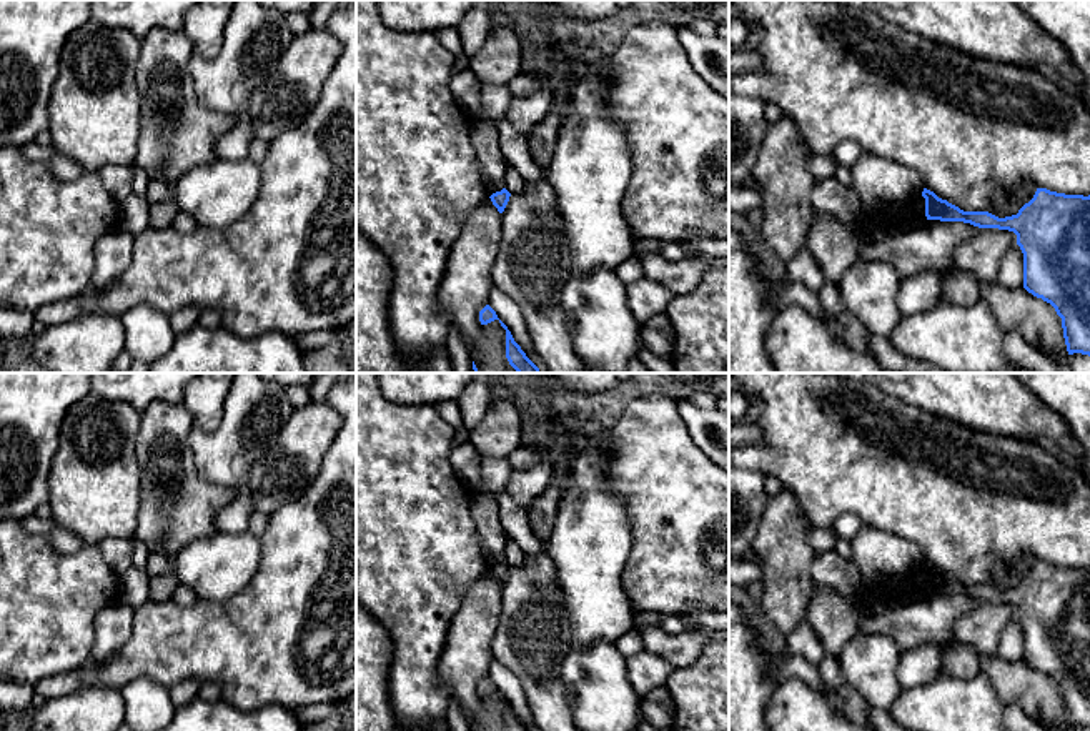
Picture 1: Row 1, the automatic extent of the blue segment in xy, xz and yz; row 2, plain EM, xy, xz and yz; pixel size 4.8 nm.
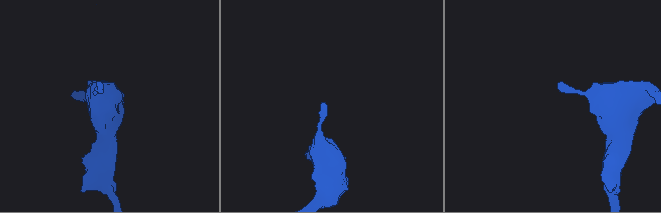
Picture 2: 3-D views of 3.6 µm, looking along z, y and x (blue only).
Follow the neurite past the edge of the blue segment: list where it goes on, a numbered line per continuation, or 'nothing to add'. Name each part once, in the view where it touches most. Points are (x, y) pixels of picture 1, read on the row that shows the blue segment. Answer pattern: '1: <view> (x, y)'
nothing to add

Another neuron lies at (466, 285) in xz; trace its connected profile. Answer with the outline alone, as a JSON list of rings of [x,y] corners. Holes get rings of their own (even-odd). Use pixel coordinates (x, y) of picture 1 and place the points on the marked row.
[[[491,198],[469,211],[464,225],[453,241],[446,270],[438,288],[438,296],[444,306],[451,326],[454,326],[479,373],[518,373],[506,358],[506,330],[499,320],[488,325],[479,321],[479,311],[489,305],[494,281],[491,276],[494,260],[501,246],[501,213],[493,205]]]

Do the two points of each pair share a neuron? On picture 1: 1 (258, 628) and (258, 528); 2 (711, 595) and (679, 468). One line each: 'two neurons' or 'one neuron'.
1: two neurons
2: one neuron

